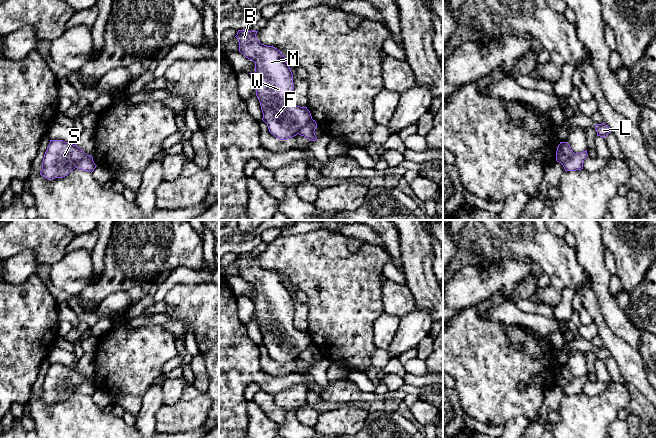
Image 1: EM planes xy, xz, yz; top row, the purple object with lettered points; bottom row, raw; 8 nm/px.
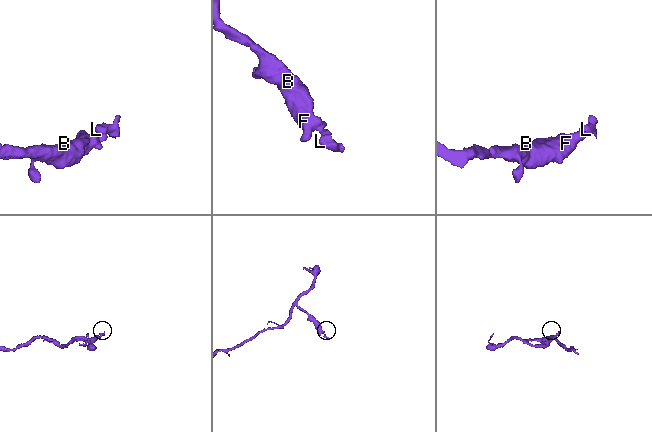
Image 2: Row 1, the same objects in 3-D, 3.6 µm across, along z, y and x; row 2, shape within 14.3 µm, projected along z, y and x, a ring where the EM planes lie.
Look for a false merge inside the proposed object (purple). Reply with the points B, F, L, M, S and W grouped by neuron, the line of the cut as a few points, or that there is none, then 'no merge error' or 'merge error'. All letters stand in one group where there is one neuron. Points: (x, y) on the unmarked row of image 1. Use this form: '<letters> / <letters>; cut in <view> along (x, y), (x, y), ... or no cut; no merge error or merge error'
B F M S W / L; cut in xz along (311, 342), (297, 357); merge error

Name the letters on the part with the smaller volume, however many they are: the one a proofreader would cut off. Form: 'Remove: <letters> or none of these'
Remove: L

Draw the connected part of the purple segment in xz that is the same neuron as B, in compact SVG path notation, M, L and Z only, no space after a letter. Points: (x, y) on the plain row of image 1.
M238 254L235 260L239 266L239 276L255 287L255 296L249 297L255 306L256 320L263 337L262 344L269 356L280 364L296 360L300 353L312 343L307 331L297 330L293 325L293 298L284 279L273 270L261 268L257 263L258 255Z

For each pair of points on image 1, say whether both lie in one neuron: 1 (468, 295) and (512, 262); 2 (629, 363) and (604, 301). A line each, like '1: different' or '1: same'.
1: same
2: different

